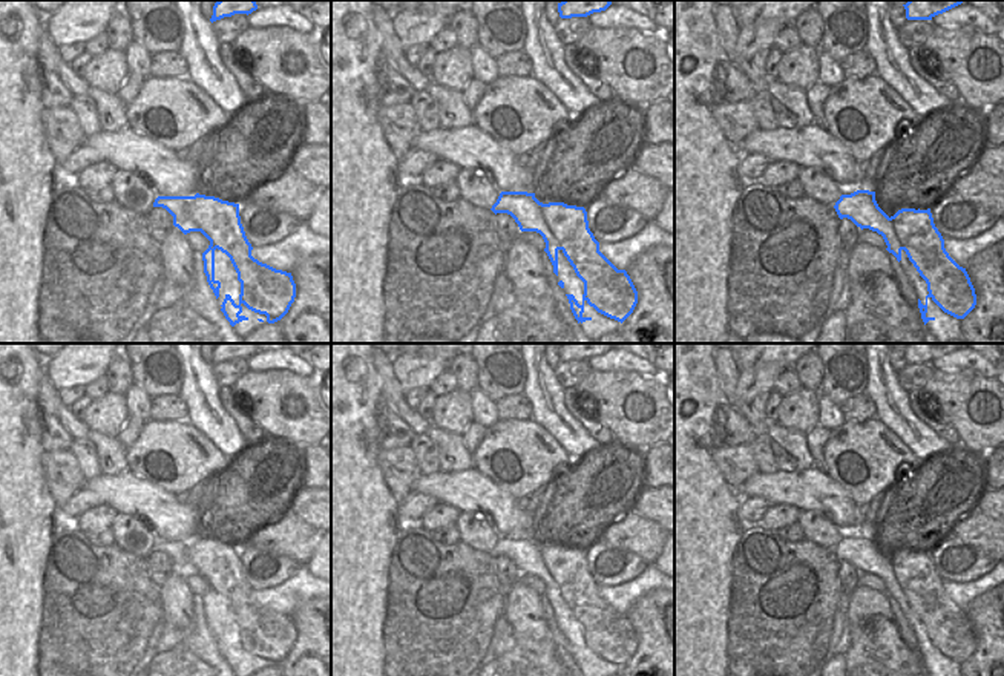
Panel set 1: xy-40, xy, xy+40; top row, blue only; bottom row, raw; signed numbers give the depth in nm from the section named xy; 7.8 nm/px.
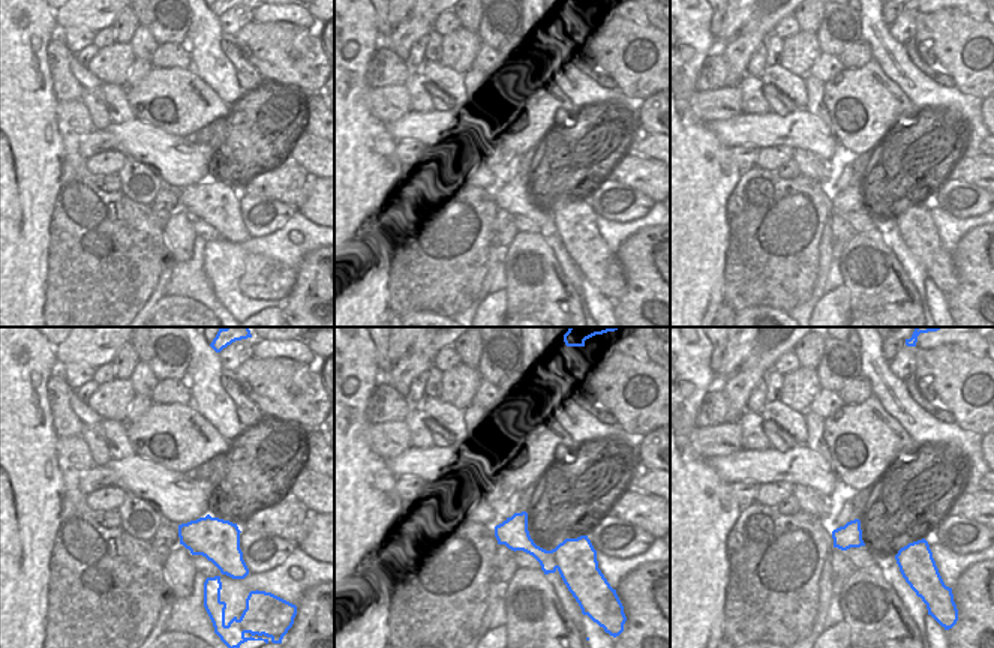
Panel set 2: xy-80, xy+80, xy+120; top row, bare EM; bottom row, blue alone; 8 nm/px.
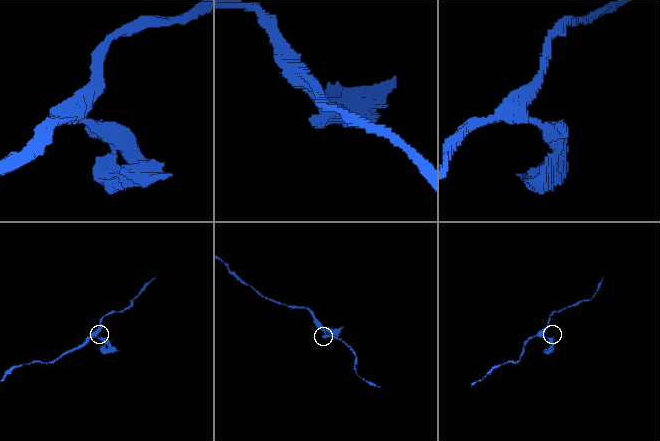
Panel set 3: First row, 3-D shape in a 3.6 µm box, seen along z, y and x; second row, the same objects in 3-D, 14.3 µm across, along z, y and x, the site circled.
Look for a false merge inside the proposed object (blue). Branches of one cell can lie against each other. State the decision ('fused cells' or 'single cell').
fused cells

